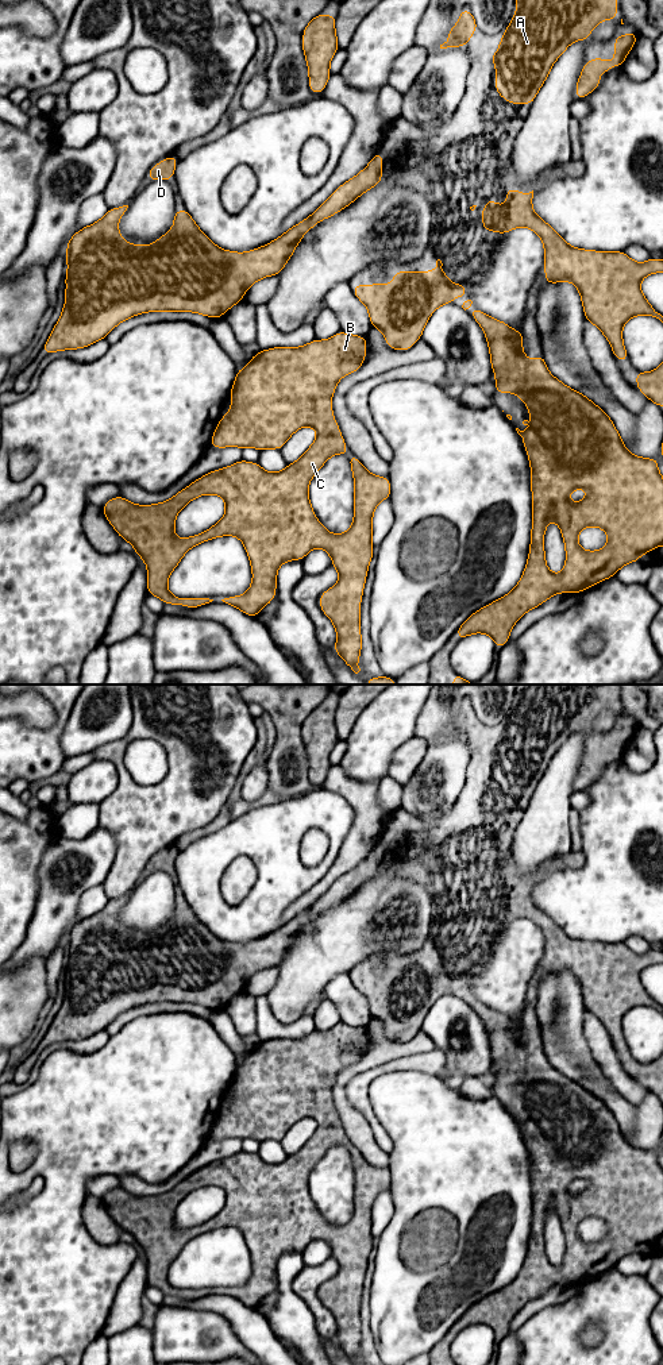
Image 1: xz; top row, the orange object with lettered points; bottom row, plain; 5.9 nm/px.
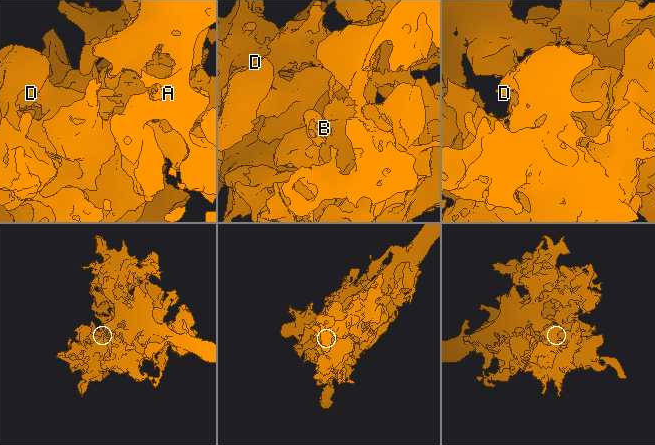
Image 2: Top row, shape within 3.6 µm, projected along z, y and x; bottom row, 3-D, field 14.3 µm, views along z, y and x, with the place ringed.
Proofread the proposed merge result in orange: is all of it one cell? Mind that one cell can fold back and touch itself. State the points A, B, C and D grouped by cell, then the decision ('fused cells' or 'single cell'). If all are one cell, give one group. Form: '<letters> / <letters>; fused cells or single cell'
A B C D; single cell

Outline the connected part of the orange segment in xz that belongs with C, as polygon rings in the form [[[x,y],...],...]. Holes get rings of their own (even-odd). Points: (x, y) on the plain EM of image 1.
[[[338,1023],[327,1032],[315,1030],[302,1038],[274,1038],[255,1045],[248,1056],[236,1061],[236,1068],[230,1084],[232,1098],[224,1108],[220,1108],[211,1138],[254,1138],[259,1142],[269,1140],[282,1141],[289,1129],[302,1118],[317,1122],[316,1131],[294,1154],[289,1154],[282,1162],[267,1164],[261,1156],[244,1150],[224,1160],[217,1160],[193,1172],[188,1179],[161,1195],[136,1196],[122,1187],[108,1191],[103,1200],[105,1210],[127,1231],[138,1248],[147,1257],[147,1284],[162,1291],[165,1296],[184,1299],[200,1299],[209,1295],[226,1295],[235,1297],[250,1308],[270,1295],[275,1285],[277,1262],[289,1252],[302,1252],[313,1239],[325,1241],[332,1257],[339,1264],[335,1277],[320,1285],[320,1300],[332,1311],[338,1331],[334,1342],[346,1356],[358,1365],[358,1353],[362,1341],[361,1326],[361,1289],[373,1243],[373,1204],[378,1195],[390,1189],[392,1179],[389,1168],[378,1168],[369,1164],[361,1152],[351,1145],[350,1153],[354,1168],[354,1212],[351,1219],[339,1226],[328,1223],[320,1211],[315,1208],[308,1177],[315,1165],[335,1145],[344,1146],[348,1142],[339,1117],[334,1110],[331,1090],[338,1073],[352,1065],[366,1050],[366,1027]],[[217,1185],[226,1192],[226,1206],[203,1225],[178,1230],[174,1226],[174,1214],[178,1203],[192,1191],[200,1187]],[[236,1227],[242,1231],[251,1254],[253,1273],[246,1285],[236,1288],[203,1288],[180,1289],[169,1284],[167,1269],[178,1257],[184,1246],[193,1238],[220,1229]]]

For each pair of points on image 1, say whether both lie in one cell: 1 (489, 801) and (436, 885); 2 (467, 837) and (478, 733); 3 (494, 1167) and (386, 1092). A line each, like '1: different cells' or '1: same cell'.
1: same cell
2: same cell
3: same cell

